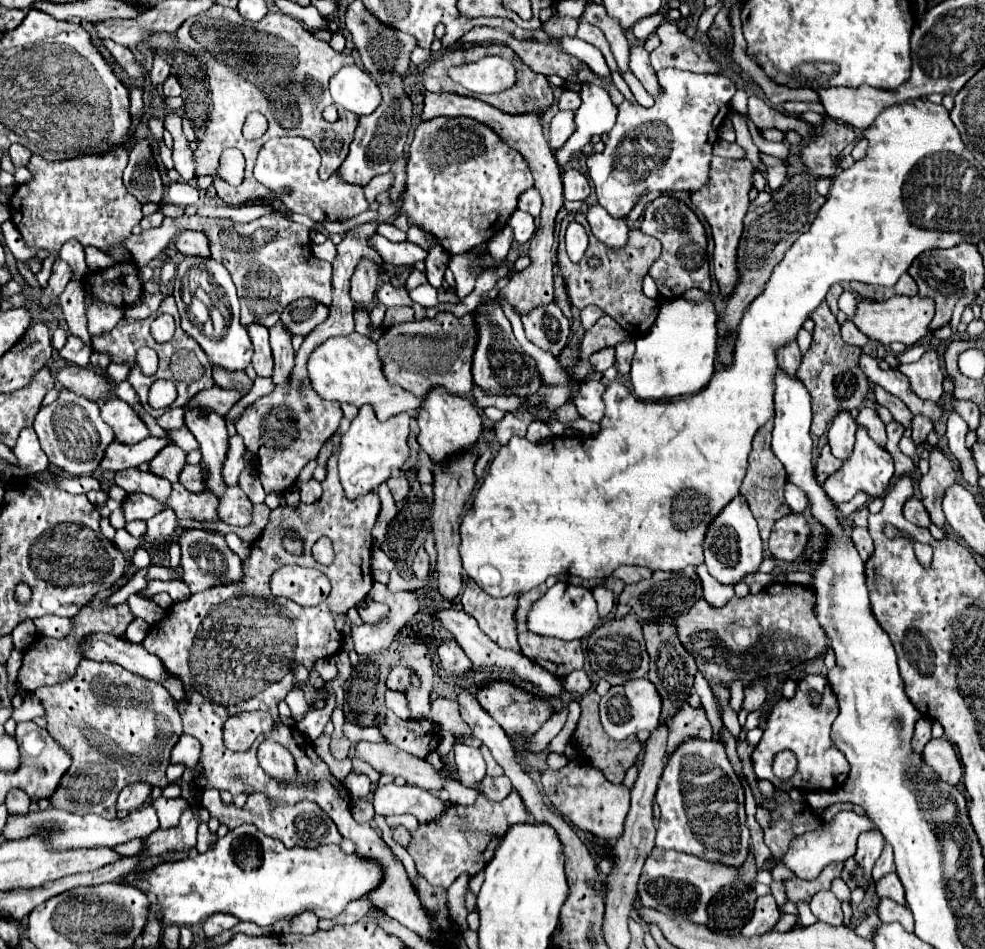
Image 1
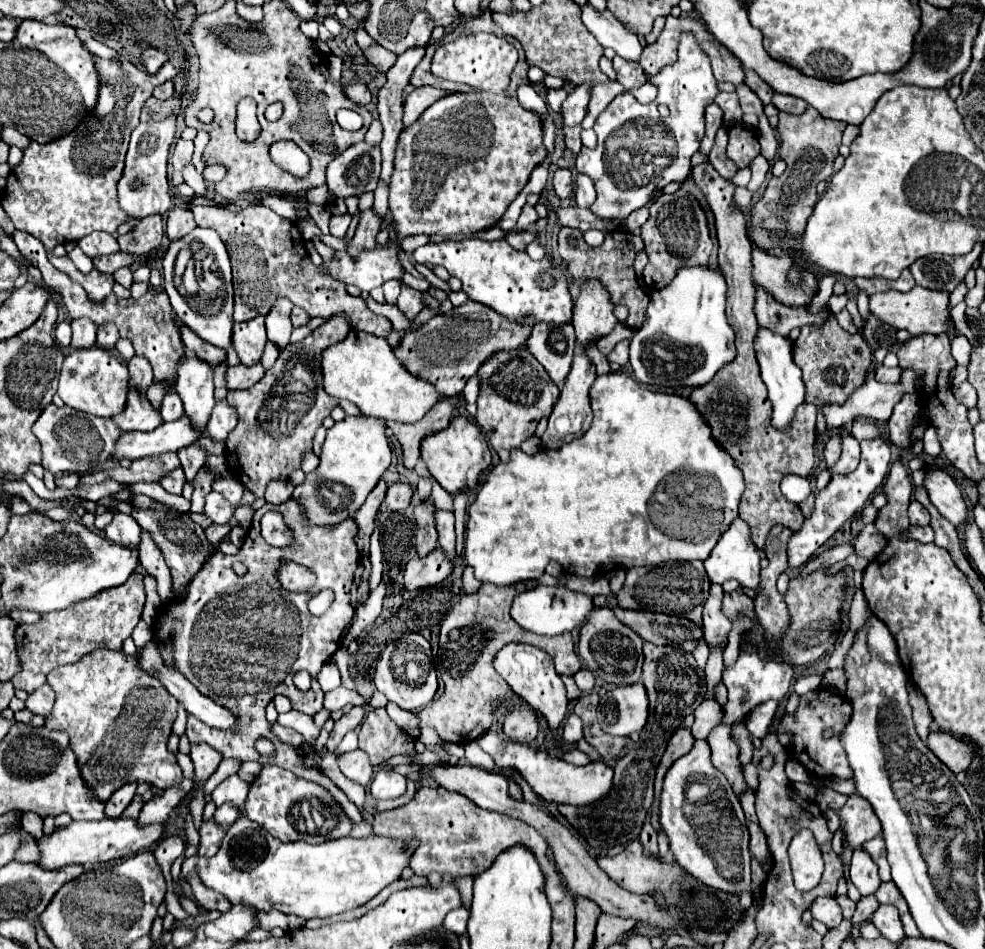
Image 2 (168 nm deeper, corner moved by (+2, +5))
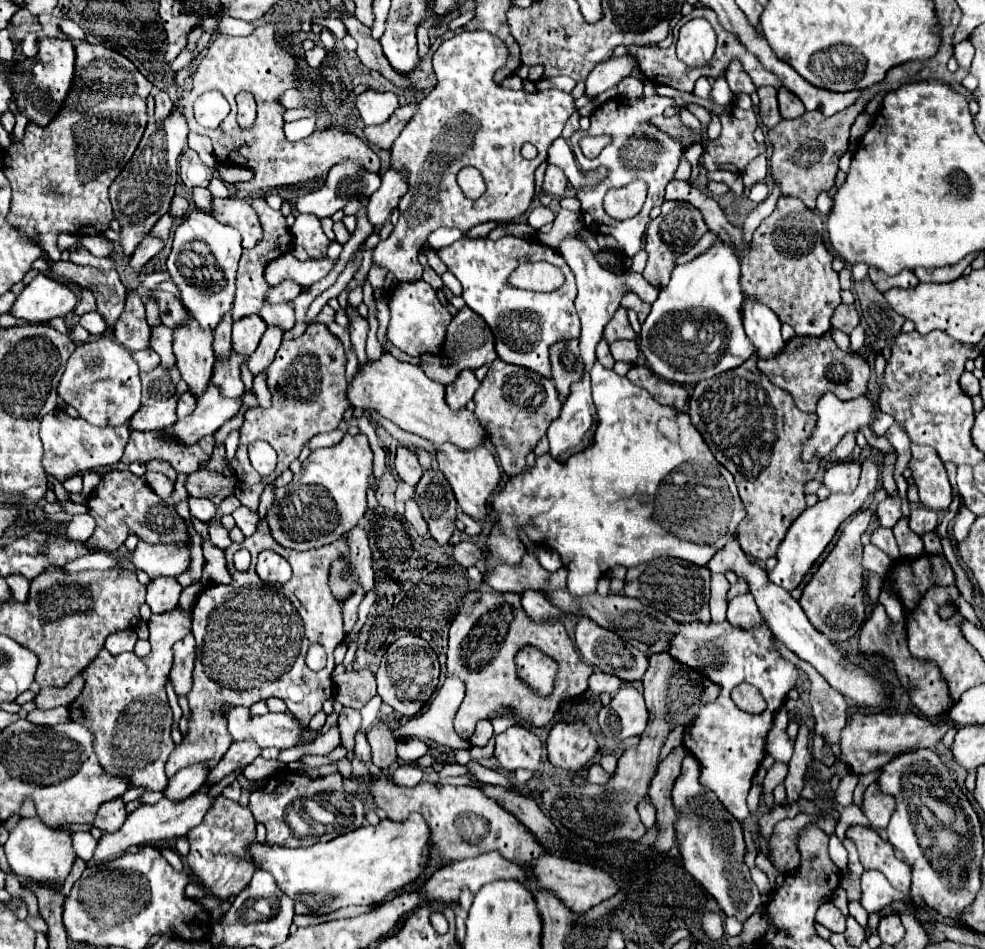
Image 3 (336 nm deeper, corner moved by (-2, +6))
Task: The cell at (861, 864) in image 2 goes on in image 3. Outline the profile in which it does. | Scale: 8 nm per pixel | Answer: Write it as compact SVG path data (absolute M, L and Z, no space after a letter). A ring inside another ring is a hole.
M864 871L862 875L862 897L860 897L860 905L868 911L868 913L880 913L886 905L890 905L892 901L900 901L900 899L908 899L908 891L898 891L894 889L880 871Z

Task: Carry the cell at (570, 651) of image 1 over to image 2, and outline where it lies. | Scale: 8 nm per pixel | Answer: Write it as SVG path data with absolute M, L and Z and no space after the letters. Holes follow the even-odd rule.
M482 584L478 592L462 596L462 600L452 608L452 612L446 616L446 620L440 626L436 672L440 672L444 680L444 694L438 700L424 706L418 712L418 716L420 716L420 726L432 726L446 742L464 746L476 740L478 736L482 736L494 720L492 716L494 708L500 704L504 704L510 710L510 714L506 716L506 732L510 732L510 738L528 744L536 738L538 734L536 714L530 708L518 704L518 698L512 694L508 684L492 668L492 658L502 648L502 644L522 642L544 650L554 660L554 668L558 674L572 676L582 668L570 632L550 638L550 636L538 636L534 632L524 632L524 628L518 628L518 624L510 618L510 604L516 594L520 592L514 586L498 588L492 584Z

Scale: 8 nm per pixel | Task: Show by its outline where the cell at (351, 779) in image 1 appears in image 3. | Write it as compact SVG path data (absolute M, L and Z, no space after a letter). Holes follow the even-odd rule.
M358 729L358 735L354 737L356 741L356 747L354 747L354 753L356 753L356 759L360 761L370 761L372 759L372 753L370 753L370 745L366 741L366 731L364 729Z

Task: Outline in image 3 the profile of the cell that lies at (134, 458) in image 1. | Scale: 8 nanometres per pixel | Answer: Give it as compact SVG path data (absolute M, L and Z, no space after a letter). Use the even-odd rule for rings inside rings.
M210 383L206 395L198 399L194 413L178 419L170 429L182 443L196 443L204 435L216 433L228 419L232 419L242 407L242 399L226 399L220 395L218 387Z

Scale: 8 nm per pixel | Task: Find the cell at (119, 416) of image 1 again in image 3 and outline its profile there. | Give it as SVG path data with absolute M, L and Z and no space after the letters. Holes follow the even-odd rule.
M158 365L148 373L140 373L142 379L142 407L132 417L130 427L138 431L170 429L176 417L176 403L182 393L188 391L186 381L178 369L164 369Z

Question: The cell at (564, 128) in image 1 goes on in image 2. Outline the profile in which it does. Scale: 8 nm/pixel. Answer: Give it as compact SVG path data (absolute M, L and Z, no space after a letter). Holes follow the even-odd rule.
M580 84L562 104L562 122L564 126L576 126L584 120L588 112L588 100L590 100L590 88L592 84Z

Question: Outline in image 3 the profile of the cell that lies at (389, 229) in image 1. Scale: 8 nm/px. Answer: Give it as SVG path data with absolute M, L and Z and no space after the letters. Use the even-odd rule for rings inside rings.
M436 229L436 231L428 237L428 243L430 243L430 247L434 247L434 249L442 249L442 247L448 247L450 243L458 241L460 237L464 237L464 233L458 231L458 229Z

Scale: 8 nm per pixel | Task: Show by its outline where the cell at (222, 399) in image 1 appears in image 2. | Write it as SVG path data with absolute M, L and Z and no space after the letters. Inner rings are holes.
M240 364L236 368L228 368L226 386L228 386L228 390L246 390L246 388L254 386L262 376L264 376L262 364L256 364L256 366Z

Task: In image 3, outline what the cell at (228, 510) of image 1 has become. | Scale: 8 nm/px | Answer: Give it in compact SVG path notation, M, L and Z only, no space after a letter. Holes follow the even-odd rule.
M190 497L188 499L188 509L190 509L190 515L196 517L198 521L206 521L206 519L212 519L216 515L216 505L208 499Z

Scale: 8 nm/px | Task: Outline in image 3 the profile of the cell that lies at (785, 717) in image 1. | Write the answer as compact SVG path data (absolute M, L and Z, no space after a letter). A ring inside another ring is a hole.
M856 713L854 719L844 727L840 747L842 747L842 759L848 763L850 771L856 775L864 775L870 771L876 771L890 763L894 757L902 755L904 751L916 751L916 749L934 749L936 743L942 741L944 733L954 727L950 721L940 719L924 719L914 713L904 715L886 715L886 713L872 713L862 715Z

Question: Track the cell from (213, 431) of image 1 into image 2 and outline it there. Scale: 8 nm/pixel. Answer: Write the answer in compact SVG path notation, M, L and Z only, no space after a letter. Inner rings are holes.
M186 358L178 366L176 392L184 402L184 412L194 430L198 430L202 436L206 434L206 424L216 404L212 376L212 368L198 358Z

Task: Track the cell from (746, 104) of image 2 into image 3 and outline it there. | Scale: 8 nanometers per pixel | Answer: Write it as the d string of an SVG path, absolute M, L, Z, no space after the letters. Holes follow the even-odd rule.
M734 59L730 63L730 67L726 69L726 81L728 81L734 95L740 95L740 93L750 95L752 91L756 91L756 87L752 85L750 77L746 75L746 71L744 71L744 67L742 67L742 63L738 59Z

